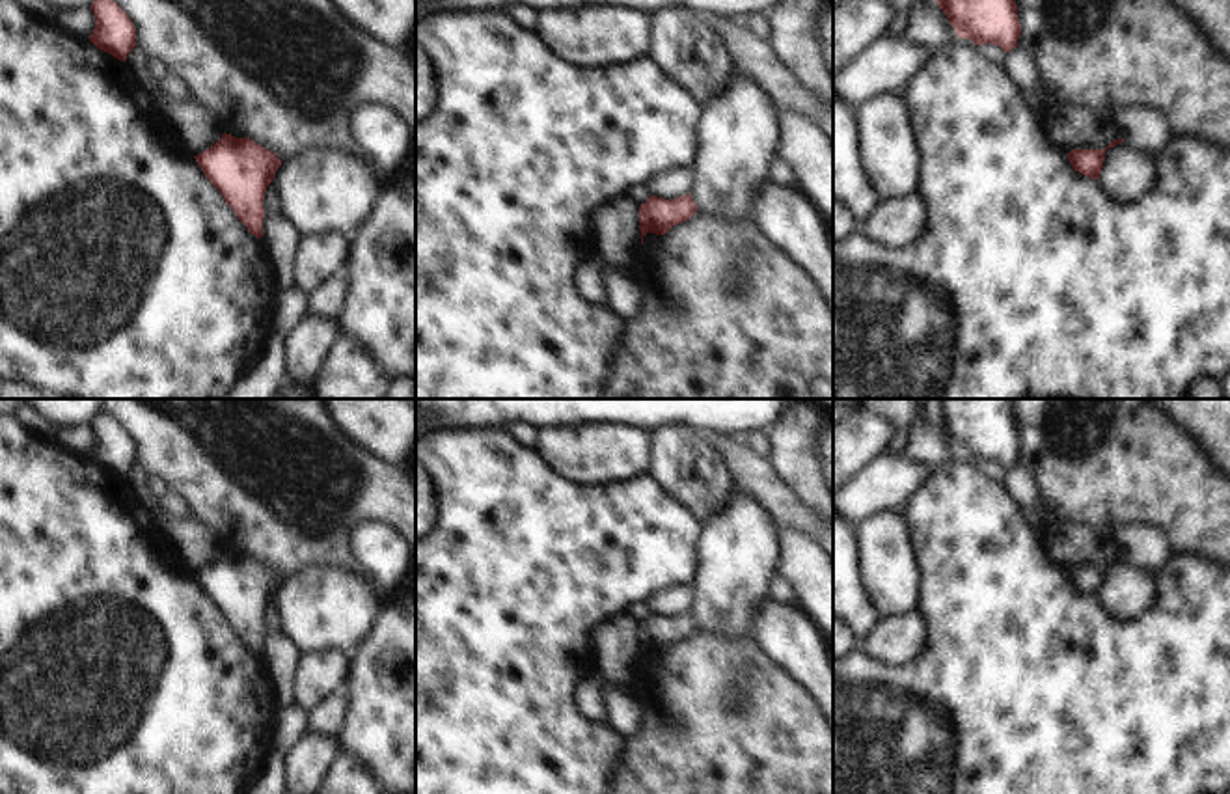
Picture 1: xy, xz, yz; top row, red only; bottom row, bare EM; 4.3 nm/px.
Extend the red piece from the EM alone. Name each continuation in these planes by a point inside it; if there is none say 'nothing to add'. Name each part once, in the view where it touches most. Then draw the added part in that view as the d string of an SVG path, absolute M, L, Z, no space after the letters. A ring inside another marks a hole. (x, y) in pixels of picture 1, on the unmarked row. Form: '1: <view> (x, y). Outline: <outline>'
nothing to add.

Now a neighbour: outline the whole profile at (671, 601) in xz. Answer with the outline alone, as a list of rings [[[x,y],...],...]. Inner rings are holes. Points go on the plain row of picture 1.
[[[678,583],[660,589],[645,598],[649,613],[675,617],[691,609],[693,589],[691,583]]]

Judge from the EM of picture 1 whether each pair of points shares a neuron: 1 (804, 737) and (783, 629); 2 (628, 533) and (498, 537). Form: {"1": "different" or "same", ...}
{"1": "different", "2": "same"}

